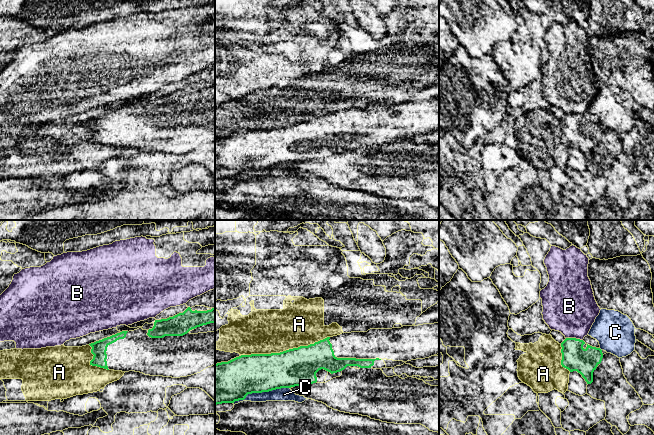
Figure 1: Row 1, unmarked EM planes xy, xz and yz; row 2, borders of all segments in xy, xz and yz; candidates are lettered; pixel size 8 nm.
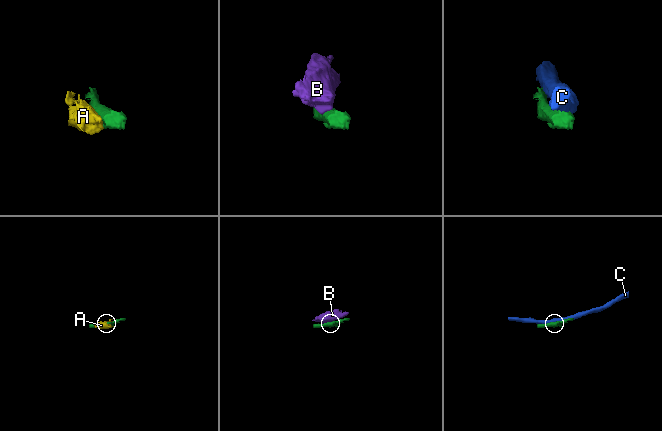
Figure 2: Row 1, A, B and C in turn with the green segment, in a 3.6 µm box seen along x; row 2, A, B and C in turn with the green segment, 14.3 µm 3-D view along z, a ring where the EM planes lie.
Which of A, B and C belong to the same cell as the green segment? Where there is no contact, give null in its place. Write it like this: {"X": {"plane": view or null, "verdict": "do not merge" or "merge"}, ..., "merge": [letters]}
{"A": {"plane": "xz", "verdict": "do not merge"}, "B": {"plane": "yz", "verdict": "do not merge"}, "C": {"plane": "xz", "verdict": "do not merge"}, "merge": []}

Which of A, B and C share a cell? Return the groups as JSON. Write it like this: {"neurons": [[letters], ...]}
{"neurons": [["A"], ["B"], ["C"]]}

